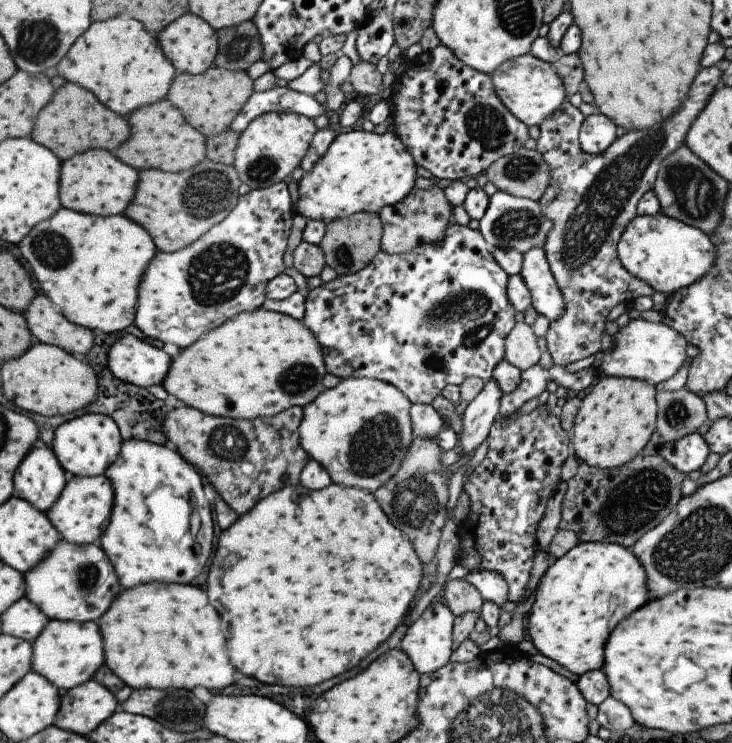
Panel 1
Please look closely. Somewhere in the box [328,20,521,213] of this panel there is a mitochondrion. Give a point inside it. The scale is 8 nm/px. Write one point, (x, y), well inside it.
(496, 126)

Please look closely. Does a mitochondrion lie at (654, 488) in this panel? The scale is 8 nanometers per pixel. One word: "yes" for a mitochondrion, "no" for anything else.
yes

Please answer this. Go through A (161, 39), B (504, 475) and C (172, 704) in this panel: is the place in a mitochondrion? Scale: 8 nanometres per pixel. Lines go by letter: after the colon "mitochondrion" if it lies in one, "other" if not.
A: other
B: other
C: mitochondrion

